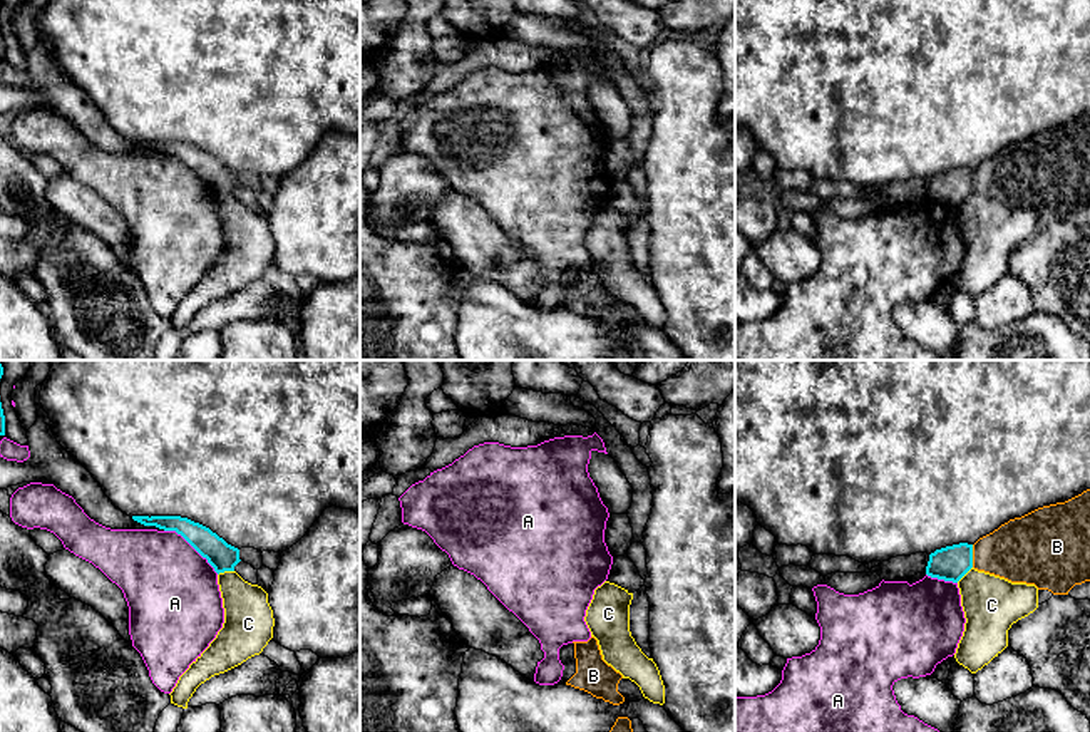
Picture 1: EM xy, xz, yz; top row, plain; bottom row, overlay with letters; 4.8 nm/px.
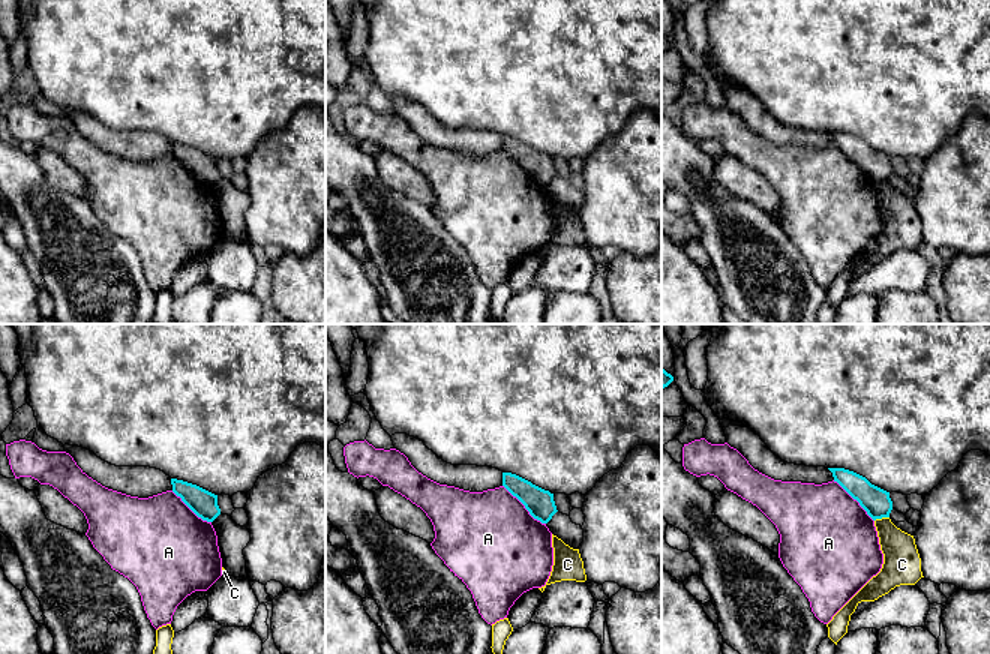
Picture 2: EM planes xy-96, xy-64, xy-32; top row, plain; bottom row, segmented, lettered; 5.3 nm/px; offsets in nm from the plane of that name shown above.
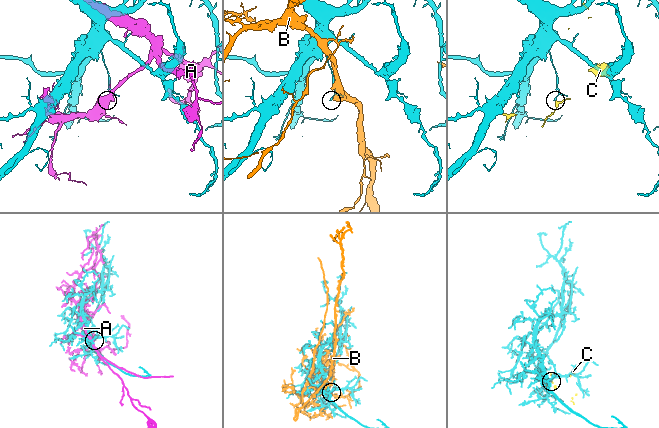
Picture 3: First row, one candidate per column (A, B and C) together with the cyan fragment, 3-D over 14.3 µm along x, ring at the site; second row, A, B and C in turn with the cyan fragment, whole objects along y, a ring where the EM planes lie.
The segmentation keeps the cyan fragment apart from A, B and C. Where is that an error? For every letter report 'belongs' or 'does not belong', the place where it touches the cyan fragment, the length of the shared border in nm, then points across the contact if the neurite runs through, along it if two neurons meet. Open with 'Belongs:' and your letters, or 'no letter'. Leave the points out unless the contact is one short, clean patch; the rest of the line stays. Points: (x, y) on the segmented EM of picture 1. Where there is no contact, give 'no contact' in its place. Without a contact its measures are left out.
Belongs: no letter
A: does not belong; meets cyan in xy at (193, 546); contact 340 nm long
B: does not belong; meets cyan in yz at (971, 556); contact 110 nm long
C: does not belong; meets cyan in xy at (225, 570); contact 80 nm long; border along xy (233, 570), (225, 570), (218, 575)

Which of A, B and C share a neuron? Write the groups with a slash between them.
A / B / C

